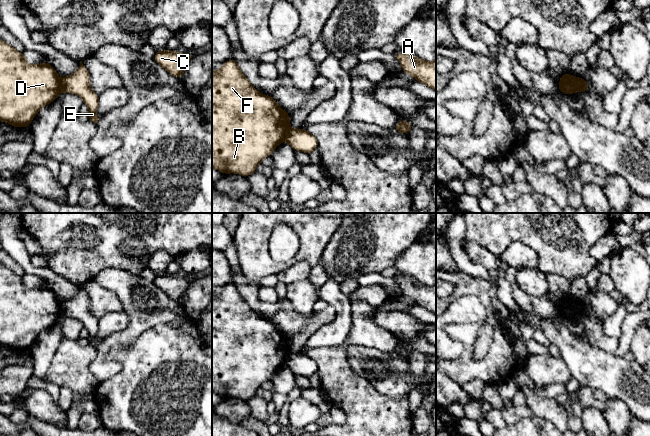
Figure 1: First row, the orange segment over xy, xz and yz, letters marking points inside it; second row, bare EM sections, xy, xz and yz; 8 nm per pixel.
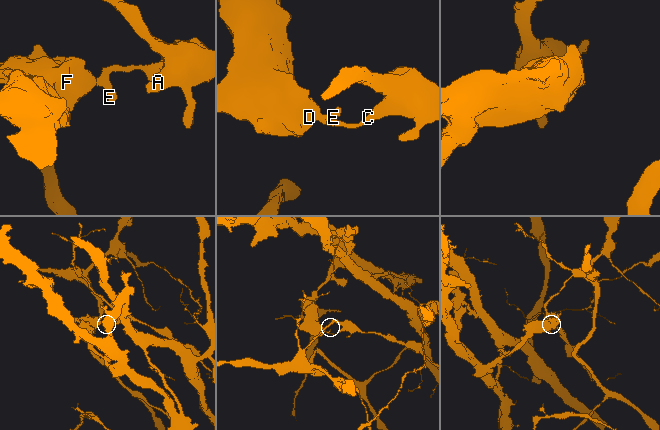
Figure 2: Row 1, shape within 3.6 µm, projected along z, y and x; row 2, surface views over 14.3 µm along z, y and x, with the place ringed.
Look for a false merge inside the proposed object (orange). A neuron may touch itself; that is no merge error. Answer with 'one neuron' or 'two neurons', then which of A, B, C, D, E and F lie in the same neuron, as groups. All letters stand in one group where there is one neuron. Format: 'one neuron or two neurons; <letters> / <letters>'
two neurons; A C E / B D F

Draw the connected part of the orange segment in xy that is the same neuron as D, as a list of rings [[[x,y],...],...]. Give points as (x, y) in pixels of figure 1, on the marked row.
[[[0,39],[0,121],[27,128],[37,112],[59,95],[60,81],[50,64],[29,65],[21,52]]]

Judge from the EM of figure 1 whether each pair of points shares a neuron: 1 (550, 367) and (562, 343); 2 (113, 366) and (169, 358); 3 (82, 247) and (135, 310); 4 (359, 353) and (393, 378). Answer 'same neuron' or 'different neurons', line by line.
1: different neurons
2: different neurons
3: different neurons
4: same neuron

